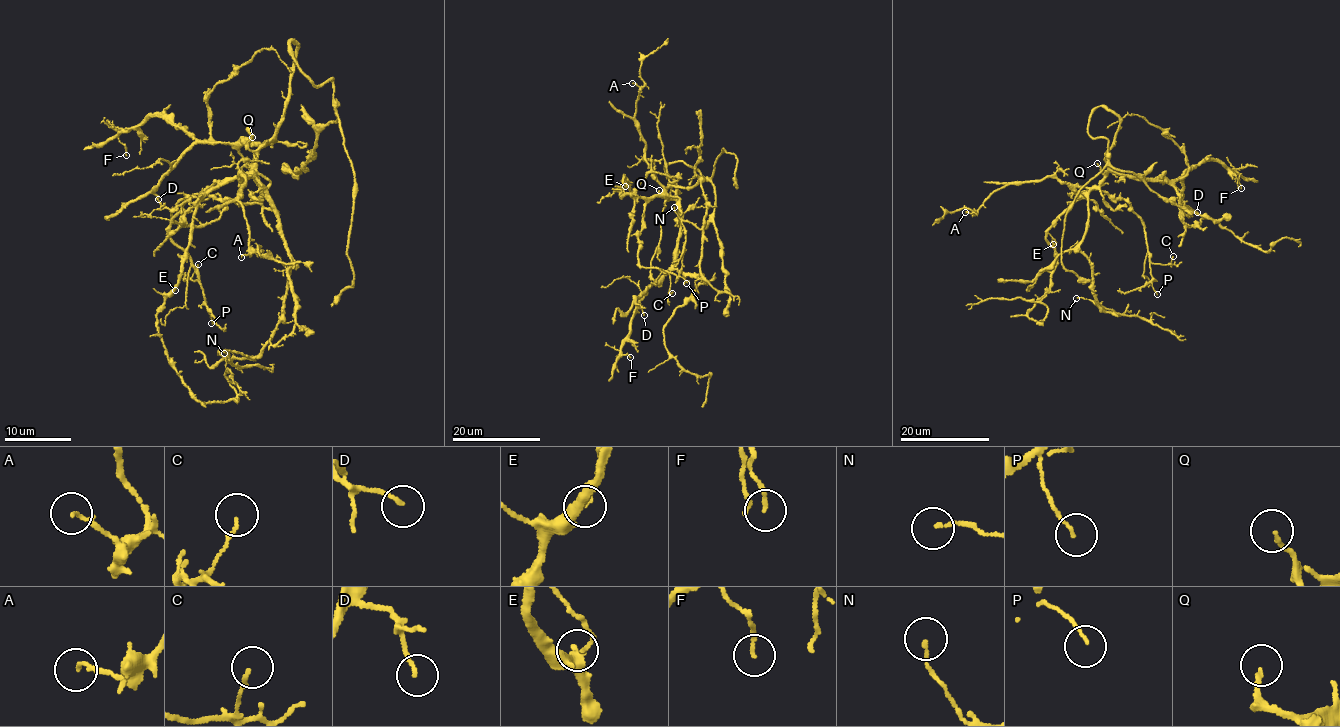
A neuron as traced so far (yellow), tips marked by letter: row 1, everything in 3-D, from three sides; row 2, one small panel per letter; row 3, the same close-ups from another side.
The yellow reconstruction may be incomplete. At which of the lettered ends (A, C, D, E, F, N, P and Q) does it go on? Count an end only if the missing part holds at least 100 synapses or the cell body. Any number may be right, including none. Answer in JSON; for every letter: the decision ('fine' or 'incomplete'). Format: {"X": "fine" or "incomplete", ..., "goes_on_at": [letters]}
{"A": "fine", "C": "fine", "D": "fine", "E": "fine", "F": "fine", "N": "fine", "P": "fine", "Q": "incomplete", "goes_on_at": ["Q"]}

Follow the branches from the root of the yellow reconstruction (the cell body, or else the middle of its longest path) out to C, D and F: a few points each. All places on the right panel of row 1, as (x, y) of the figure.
C: (1103, 182), (1093, 185), (1114, 199), (1124, 199), (1141, 220), (1150, 260), (1155, 264), (1170, 264), (1173, 256)
D: (1103, 182), (1103, 177), (1110, 171), (1141, 178), (1173, 180), (1180, 177), (1184, 205), (1197, 212)
F: (1103, 182), (1103, 177), (1110, 171), (1141, 178), (1173, 180), (1201, 162), (1215, 160), (1239, 175), (1241, 188)

